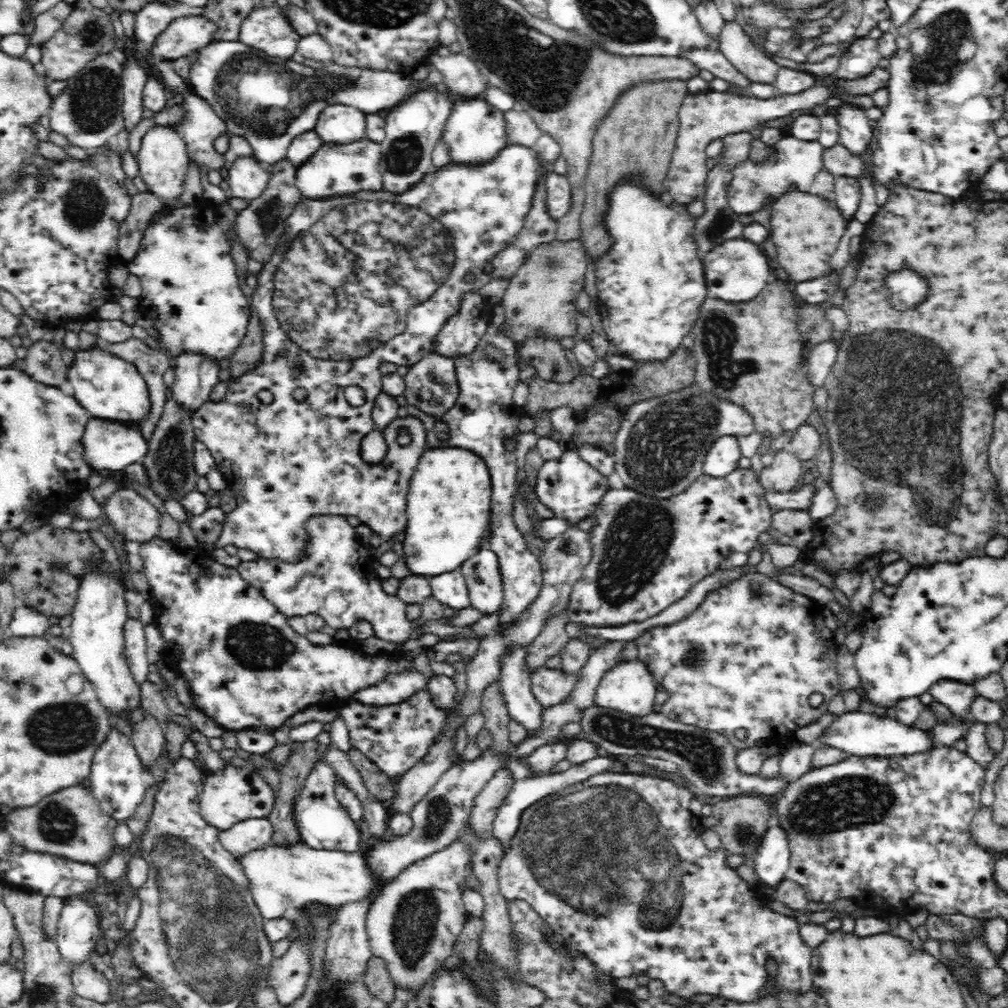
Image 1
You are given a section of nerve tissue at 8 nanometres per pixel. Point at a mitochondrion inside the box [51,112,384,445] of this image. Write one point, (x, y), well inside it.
(85, 205)

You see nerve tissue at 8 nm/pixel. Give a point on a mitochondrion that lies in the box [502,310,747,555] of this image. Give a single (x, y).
(661, 449)

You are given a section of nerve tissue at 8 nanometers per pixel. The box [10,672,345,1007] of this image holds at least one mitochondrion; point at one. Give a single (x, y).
(68, 727)

